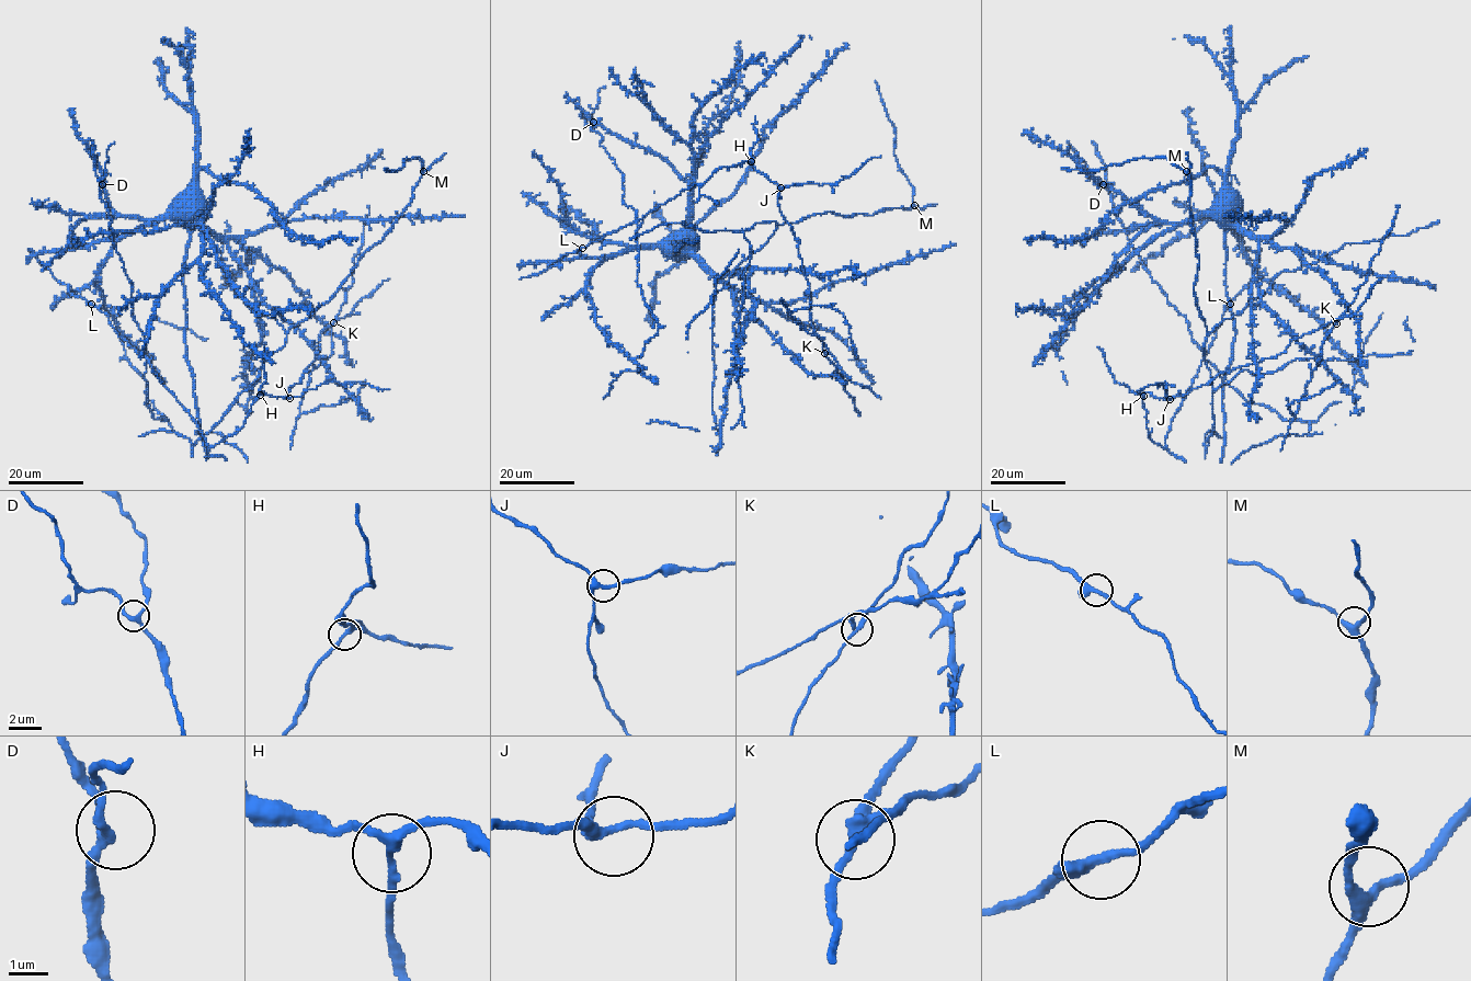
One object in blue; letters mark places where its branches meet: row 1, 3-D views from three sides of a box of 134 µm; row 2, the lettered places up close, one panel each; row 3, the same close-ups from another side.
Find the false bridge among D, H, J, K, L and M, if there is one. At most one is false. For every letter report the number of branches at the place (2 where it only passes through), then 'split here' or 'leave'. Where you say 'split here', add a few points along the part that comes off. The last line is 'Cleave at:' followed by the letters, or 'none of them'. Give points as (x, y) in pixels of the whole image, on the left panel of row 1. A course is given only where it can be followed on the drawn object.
D: 3 branches meet; leave
H: 3 branches meet; leave
J: 3 branches meet; leave
K: 3 branches meet; leave
L: 3 branches meet; leave
M: 3 branches meet; leave
Cleave at: none of them

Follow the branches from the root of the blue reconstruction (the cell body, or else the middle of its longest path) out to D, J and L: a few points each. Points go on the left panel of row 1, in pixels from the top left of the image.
D: (194, 195), (260, 298), (316, 354), (287, 397), (263, 391), (243, 425), (213, 446), (145, 356), (102, 184)
J: (194, 195), (203, 223), (260, 298), (316, 354), (289, 398)
L: (194, 195), (260, 298), (316, 354), (288, 396), (263, 391), (243, 425), (209, 446), (149, 361), (91, 304)

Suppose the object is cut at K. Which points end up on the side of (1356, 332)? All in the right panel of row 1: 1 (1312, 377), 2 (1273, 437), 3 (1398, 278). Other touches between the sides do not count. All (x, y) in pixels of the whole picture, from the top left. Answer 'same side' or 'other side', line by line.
1: other side
2: same side
3: same side

